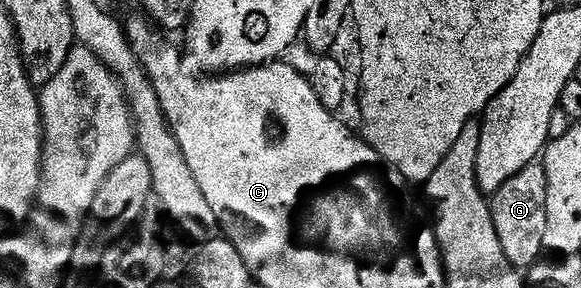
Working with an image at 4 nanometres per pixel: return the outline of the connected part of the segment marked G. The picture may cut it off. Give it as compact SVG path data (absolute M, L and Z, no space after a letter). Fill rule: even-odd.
M535 163L512 175L500 191L489 198L492 223L496 223L496 235L500 235L500 247L519 271L529 271L544 257L544 231L548 227L548 175L545 164Z

